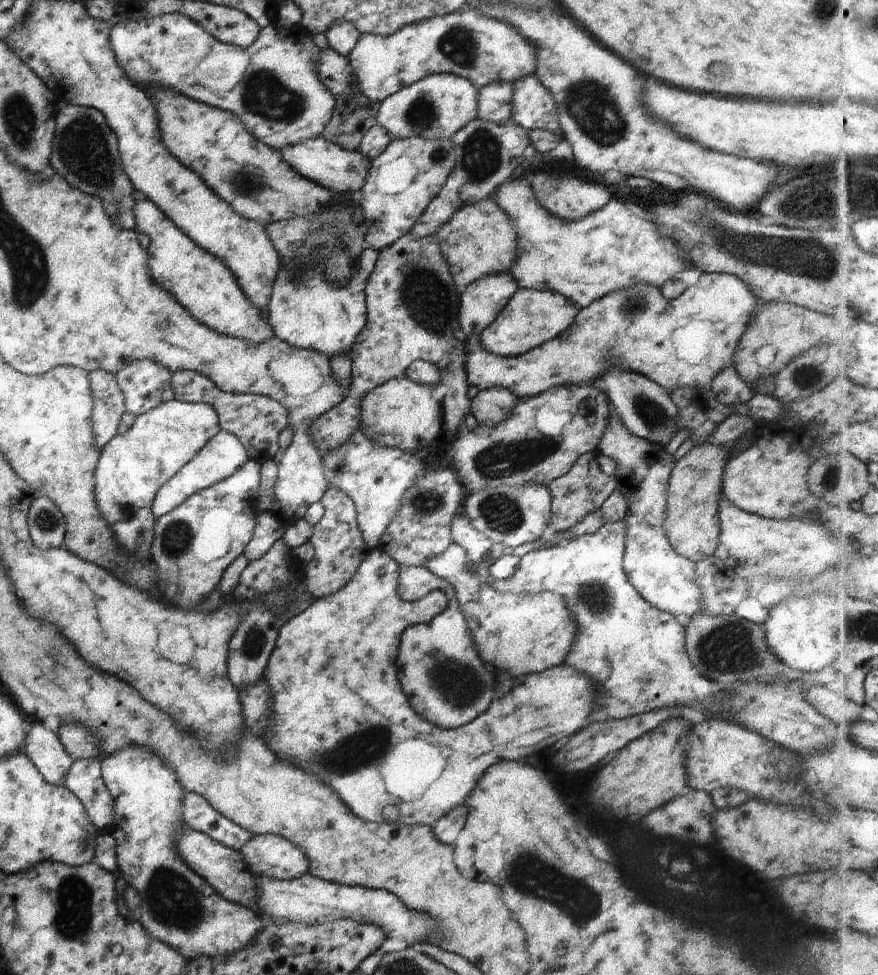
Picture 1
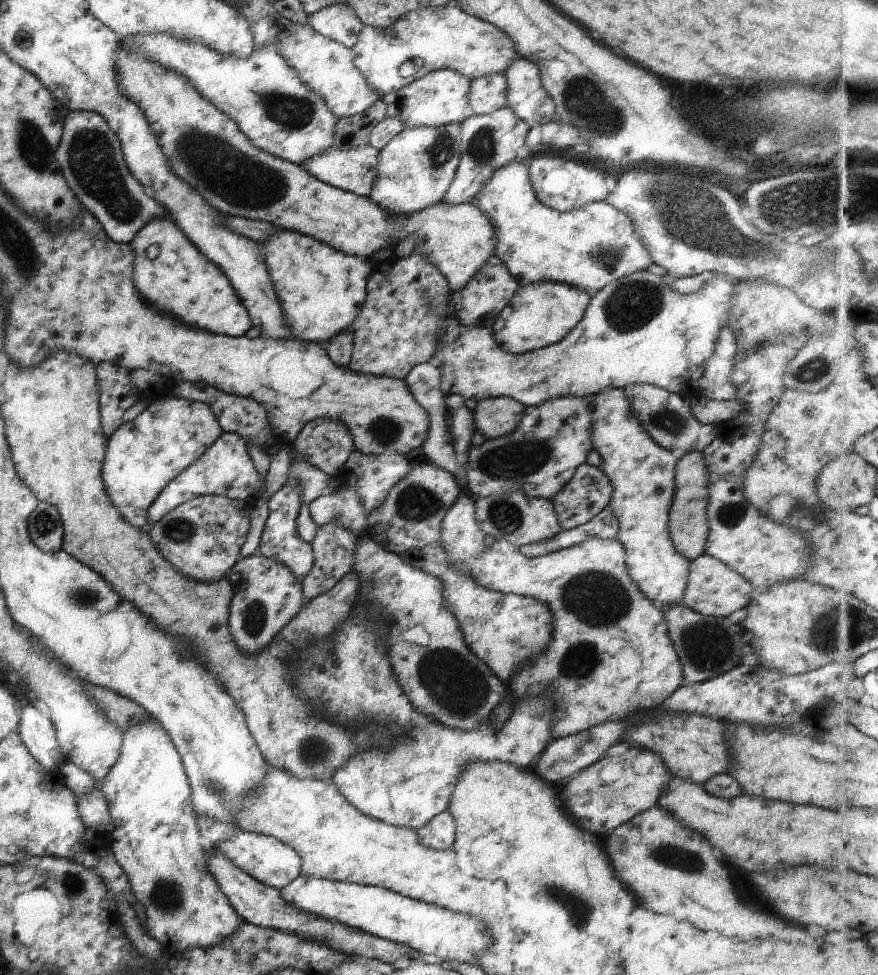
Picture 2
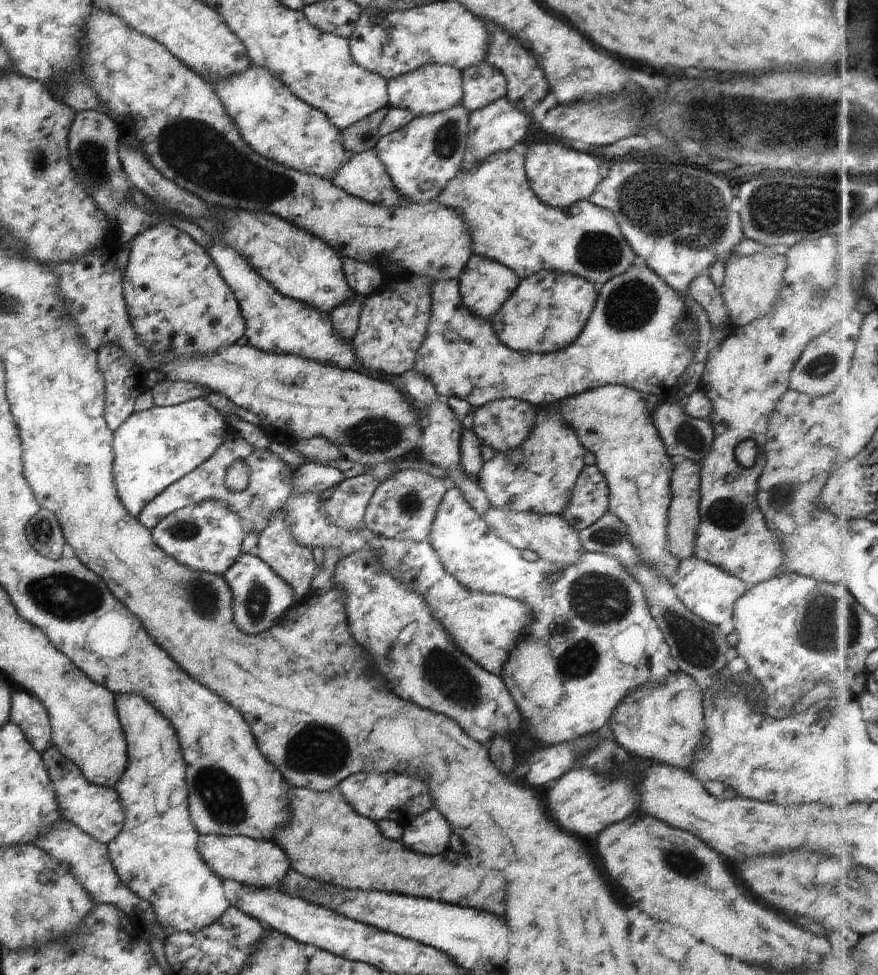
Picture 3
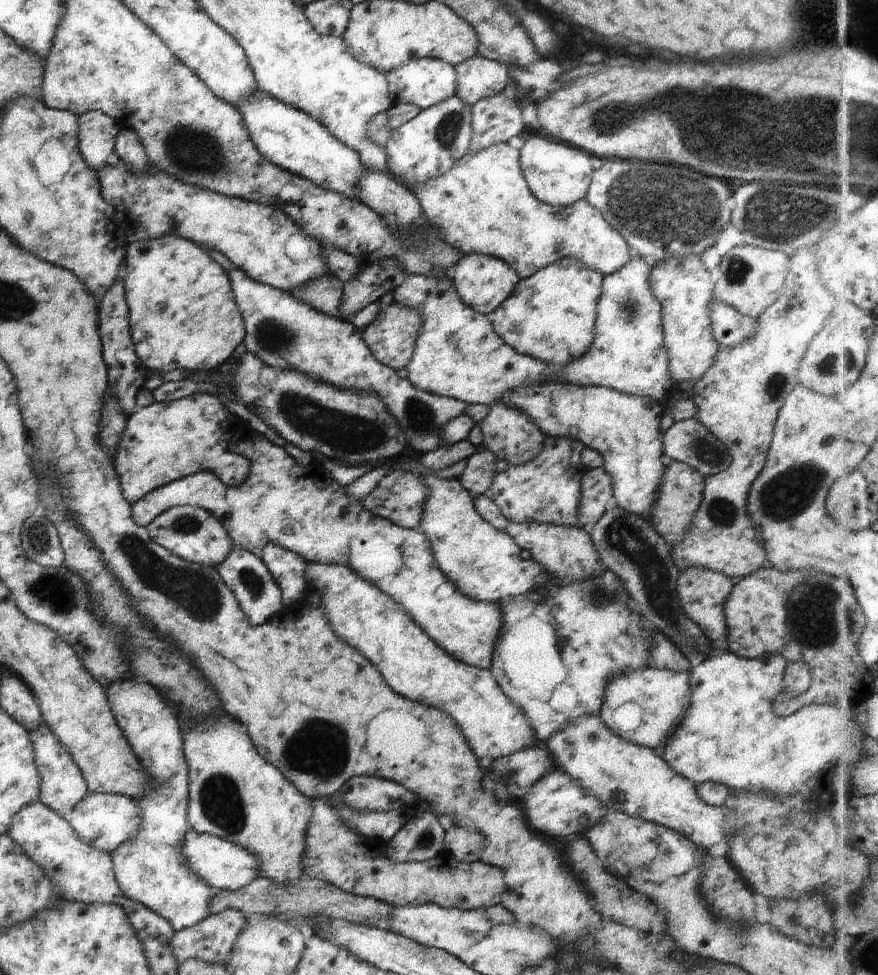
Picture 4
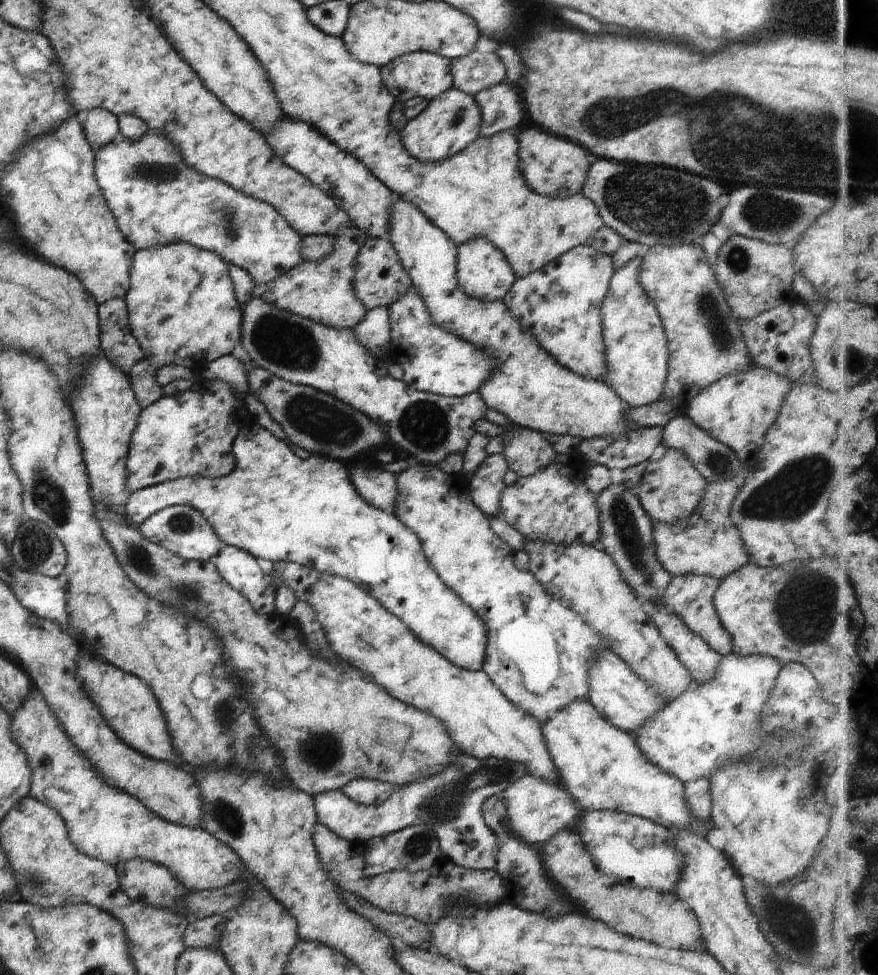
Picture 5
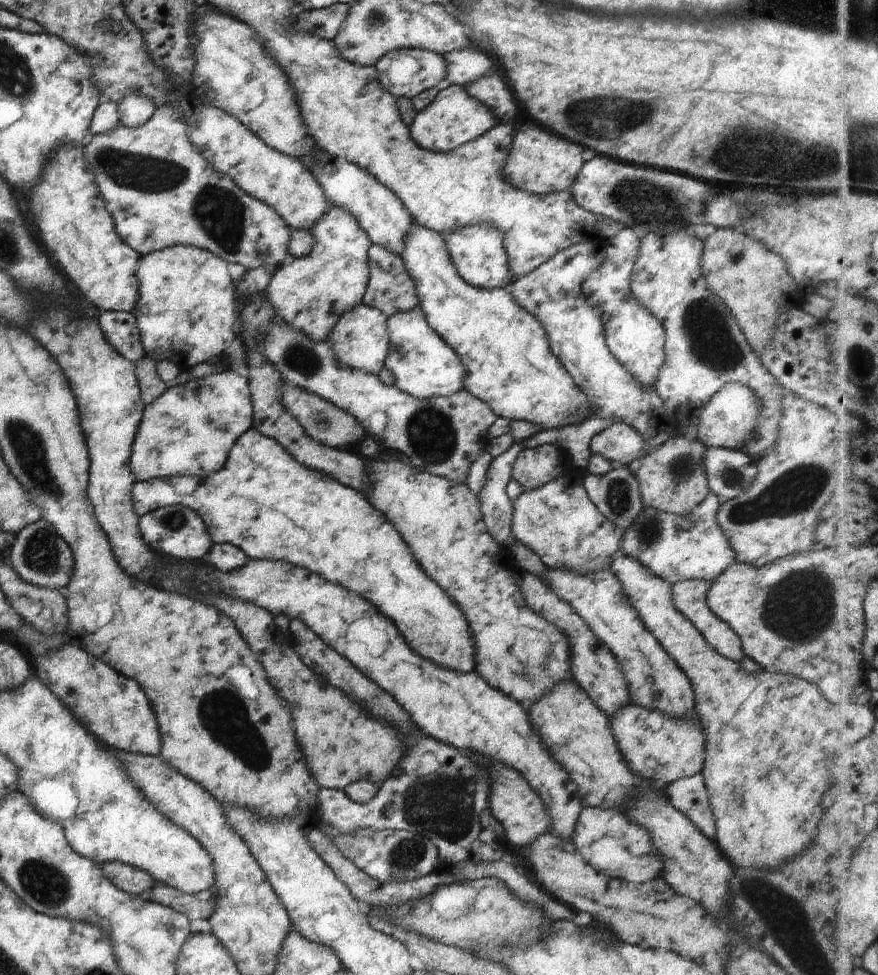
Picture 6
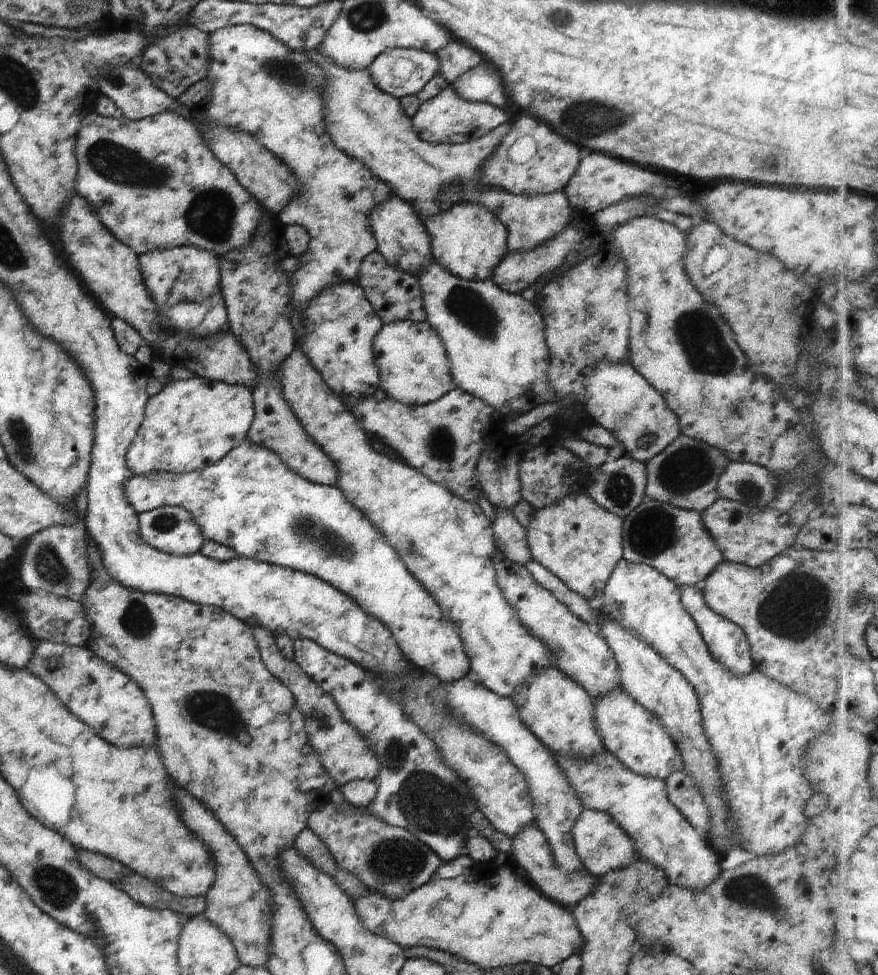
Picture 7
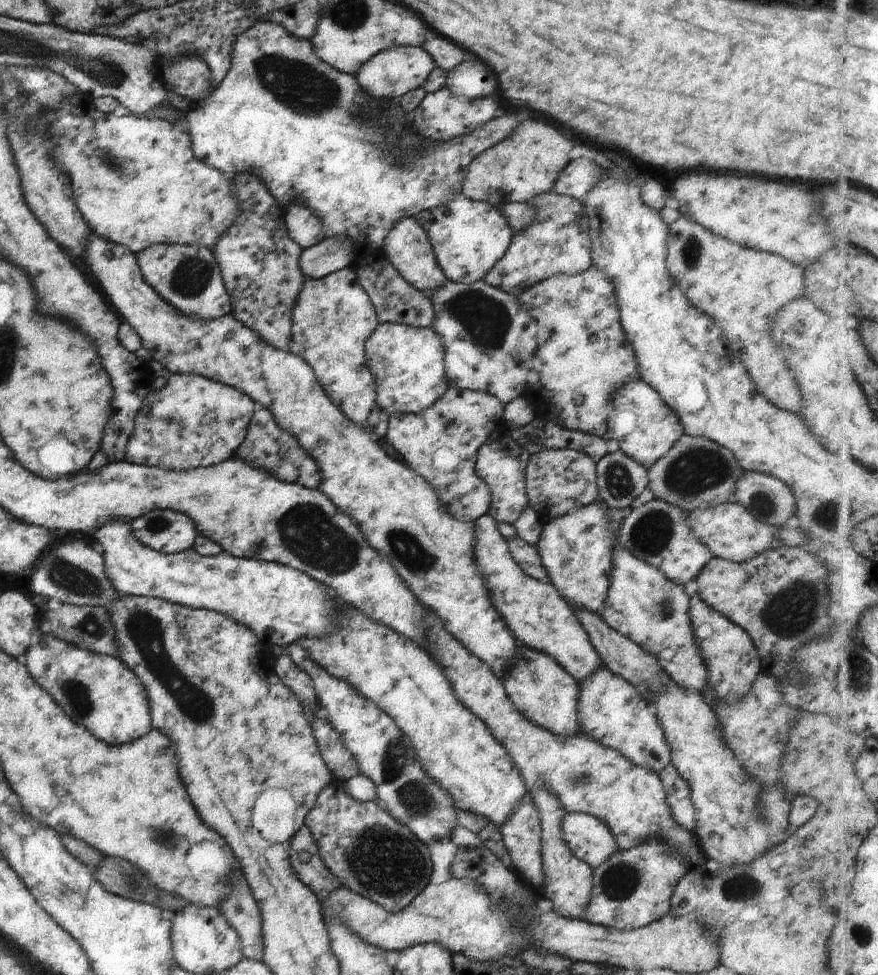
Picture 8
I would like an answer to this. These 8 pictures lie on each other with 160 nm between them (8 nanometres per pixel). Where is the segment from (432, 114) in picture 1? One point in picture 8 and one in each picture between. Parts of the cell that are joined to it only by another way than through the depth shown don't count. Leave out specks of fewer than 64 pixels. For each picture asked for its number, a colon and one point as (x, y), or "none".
2: (439, 97)
3: (430, 88)
4: (422, 82)
5: (421, 74)
6: (404, 73)
7: (397, 72)
8: (387, 75)

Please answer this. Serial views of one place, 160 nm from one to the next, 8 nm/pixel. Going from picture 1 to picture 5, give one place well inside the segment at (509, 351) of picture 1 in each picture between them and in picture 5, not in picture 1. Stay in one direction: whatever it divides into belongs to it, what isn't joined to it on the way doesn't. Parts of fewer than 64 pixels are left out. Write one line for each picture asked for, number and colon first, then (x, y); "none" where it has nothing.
2: (540, 314)
3: (562, 302)
4: (549, 316)
5: (559, 304)

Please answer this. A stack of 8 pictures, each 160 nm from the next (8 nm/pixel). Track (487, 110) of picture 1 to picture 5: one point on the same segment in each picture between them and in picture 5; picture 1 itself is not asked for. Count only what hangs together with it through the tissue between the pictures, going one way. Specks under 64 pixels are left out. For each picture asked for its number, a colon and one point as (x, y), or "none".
2: (487, 93)
3: (481, 83)
4: (477, 77)
5: (475, 71)

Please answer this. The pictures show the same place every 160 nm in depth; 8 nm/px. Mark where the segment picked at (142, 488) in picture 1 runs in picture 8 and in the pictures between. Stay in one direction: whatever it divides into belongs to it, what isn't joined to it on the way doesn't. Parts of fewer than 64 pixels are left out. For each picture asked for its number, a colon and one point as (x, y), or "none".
2: (142, 455)
3: (153, 448)
4: (162, 442)
5: (189, 434)
6: (188, 430)
7: (191, 423)
8: (192, 421)

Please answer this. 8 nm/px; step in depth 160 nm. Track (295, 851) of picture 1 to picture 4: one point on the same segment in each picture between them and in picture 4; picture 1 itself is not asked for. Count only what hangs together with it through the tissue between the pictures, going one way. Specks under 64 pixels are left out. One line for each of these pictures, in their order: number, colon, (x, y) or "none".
2: (267, 860)
3: (251, 863)
4: (223, 866)

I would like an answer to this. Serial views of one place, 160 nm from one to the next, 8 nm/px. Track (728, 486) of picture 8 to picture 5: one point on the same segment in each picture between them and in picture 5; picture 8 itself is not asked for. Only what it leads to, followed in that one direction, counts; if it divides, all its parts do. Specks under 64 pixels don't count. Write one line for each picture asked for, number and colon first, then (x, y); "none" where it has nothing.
5: (669, 489)
6: (671, 478)
7: (685, 473)

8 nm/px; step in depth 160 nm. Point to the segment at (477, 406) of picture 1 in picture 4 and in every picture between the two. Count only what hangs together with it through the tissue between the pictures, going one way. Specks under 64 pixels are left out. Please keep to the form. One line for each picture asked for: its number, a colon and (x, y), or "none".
2: (494, 417)
3: (503, 425)
4: (509, 434)

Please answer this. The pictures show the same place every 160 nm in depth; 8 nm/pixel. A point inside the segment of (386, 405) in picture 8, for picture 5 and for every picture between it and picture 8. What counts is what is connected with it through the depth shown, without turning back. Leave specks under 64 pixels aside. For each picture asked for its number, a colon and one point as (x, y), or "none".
5: (433, 361)
6: (423, 366)
7: (412, 366)

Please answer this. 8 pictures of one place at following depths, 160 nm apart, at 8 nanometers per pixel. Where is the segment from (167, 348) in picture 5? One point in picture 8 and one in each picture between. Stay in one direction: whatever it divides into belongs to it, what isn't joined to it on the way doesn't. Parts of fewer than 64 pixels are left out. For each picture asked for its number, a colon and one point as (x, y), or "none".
6: (185, 312)
7: (175, 274)
8: (186, 277)

